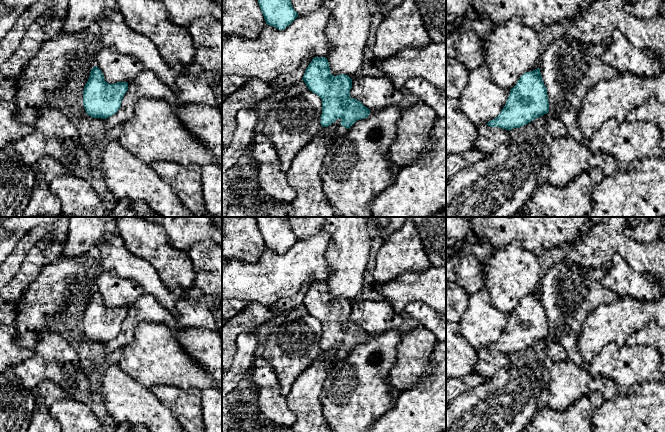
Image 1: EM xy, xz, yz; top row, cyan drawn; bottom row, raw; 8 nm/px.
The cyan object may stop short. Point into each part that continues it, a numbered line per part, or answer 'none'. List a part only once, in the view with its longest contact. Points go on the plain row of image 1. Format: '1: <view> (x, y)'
1: xz (341, 354)

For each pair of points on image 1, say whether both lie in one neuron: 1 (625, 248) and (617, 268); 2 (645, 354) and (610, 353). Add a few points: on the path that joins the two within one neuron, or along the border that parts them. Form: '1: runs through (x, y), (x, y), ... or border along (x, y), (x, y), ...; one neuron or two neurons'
1: border along (612, 256), (618, 254), (632, 268), (639, 272); two neurons
2: runs through (636, 354), (619, 354); one neuron

